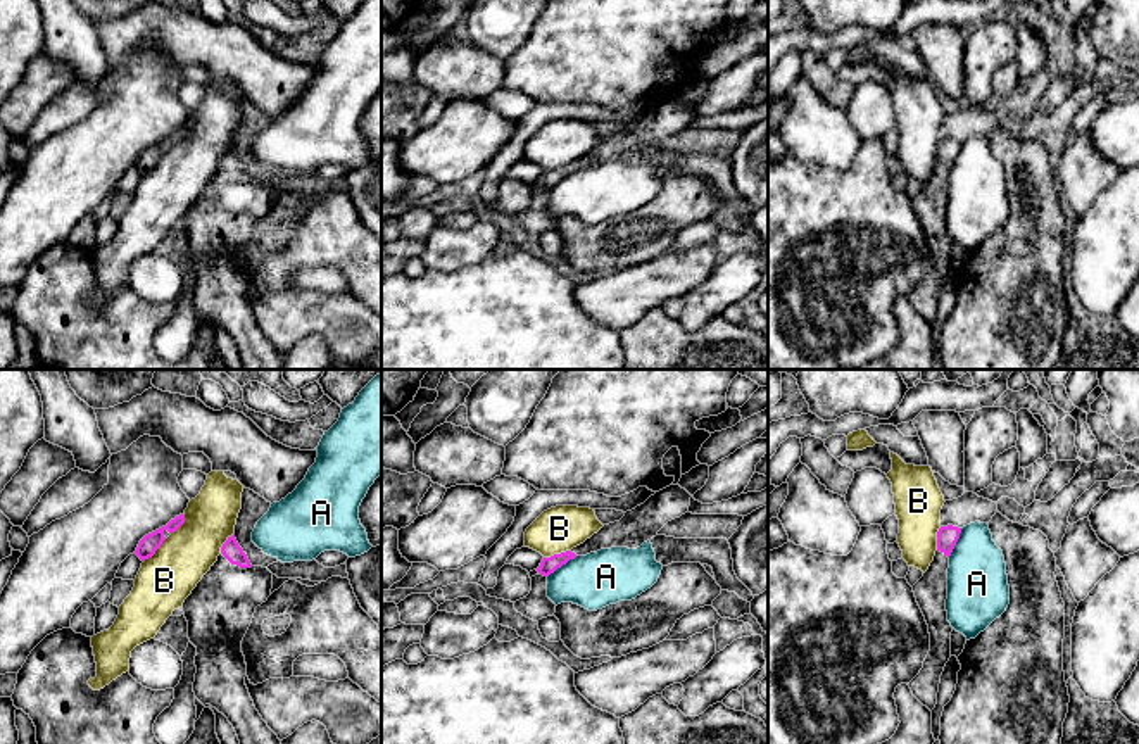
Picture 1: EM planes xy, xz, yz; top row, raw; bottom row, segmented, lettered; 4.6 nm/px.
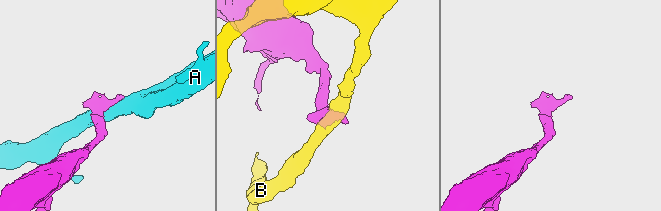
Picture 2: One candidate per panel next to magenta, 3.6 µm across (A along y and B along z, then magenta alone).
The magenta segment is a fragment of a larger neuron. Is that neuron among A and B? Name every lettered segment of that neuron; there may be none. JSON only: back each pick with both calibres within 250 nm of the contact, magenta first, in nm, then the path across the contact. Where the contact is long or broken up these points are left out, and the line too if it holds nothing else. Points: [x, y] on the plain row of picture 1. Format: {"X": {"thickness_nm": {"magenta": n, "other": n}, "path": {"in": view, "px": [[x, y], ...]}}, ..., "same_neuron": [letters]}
{"same_neuron": []}

